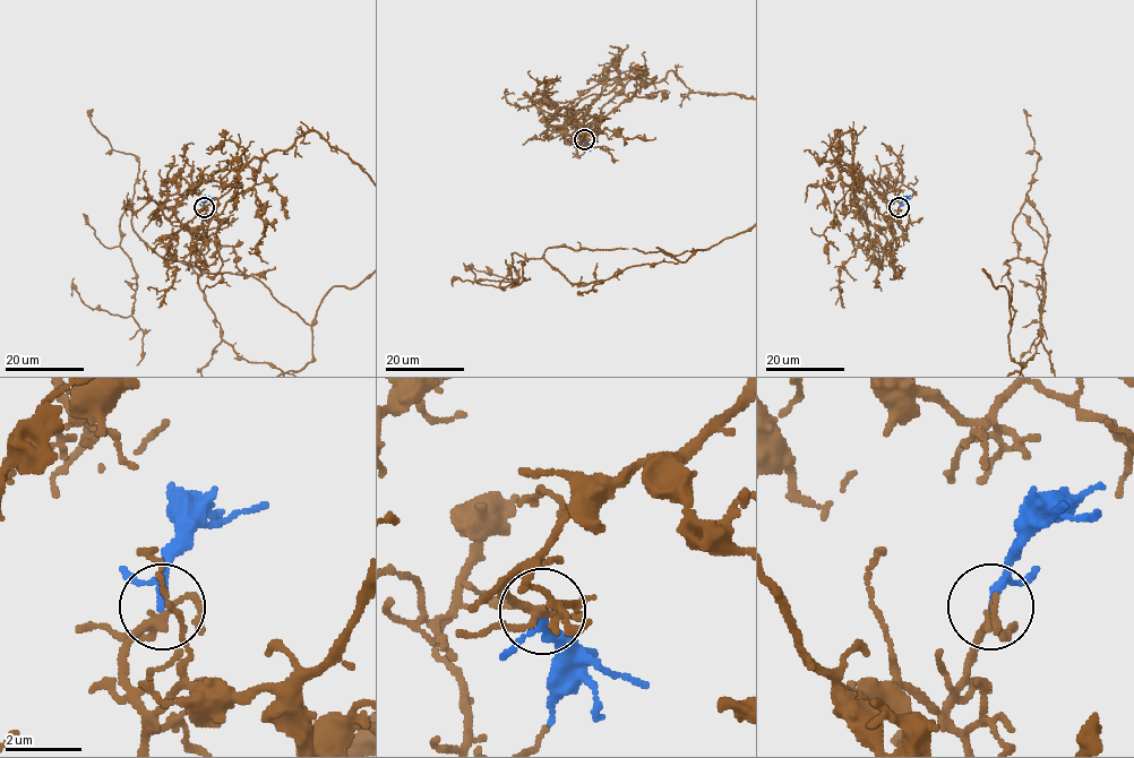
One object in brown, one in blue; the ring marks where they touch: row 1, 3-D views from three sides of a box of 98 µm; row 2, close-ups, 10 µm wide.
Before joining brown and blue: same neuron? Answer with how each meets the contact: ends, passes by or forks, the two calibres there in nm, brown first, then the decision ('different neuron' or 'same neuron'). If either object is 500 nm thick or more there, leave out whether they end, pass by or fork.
brown forks; blue passes by; calibres 170 and 160 nm; same neuron

